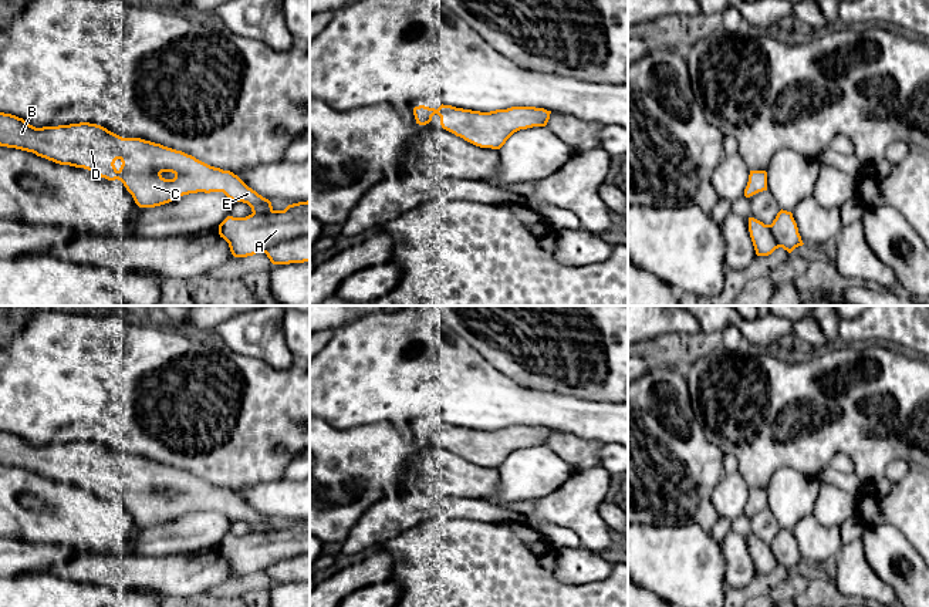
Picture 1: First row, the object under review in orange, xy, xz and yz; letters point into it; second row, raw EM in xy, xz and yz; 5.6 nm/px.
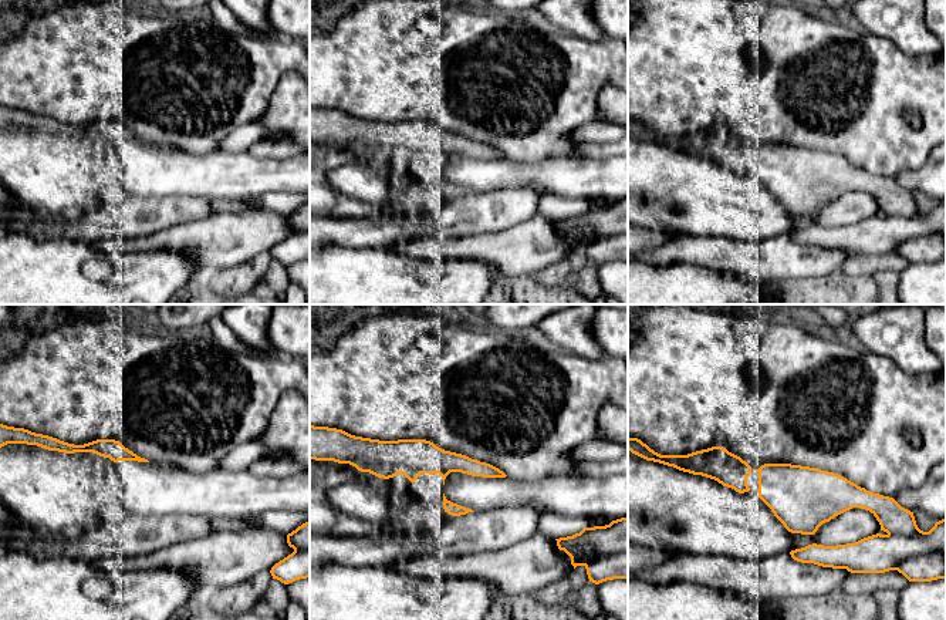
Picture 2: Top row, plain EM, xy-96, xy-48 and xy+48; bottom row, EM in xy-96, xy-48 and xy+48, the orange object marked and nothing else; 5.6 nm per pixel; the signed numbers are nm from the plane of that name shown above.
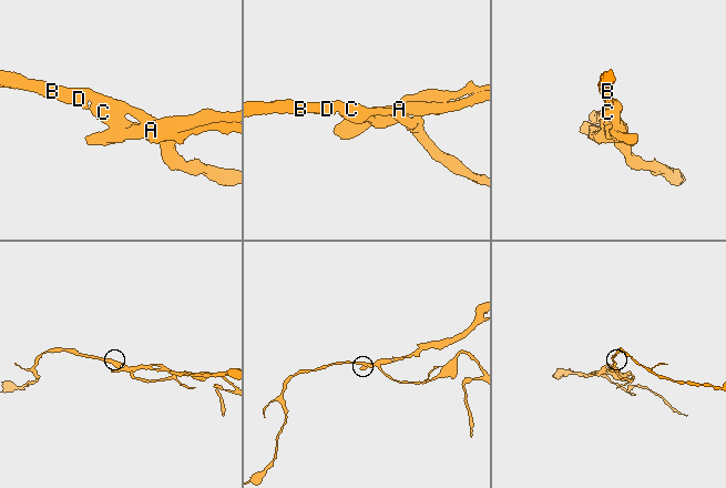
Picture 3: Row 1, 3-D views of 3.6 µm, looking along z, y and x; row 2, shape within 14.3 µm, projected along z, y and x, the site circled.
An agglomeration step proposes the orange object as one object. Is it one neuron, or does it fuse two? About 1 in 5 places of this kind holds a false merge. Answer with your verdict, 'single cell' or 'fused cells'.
single cell

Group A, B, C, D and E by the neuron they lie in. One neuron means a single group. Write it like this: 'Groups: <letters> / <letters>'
Groups: A B C D E

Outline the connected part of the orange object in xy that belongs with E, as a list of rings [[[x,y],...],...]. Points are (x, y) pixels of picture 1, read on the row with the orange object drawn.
[[[0,112],[0,146],[33,152],[37,156],[60,165],[84,168],[108,181],[118,179],[124,183],[139,208],[161,206],[189,193],[223,192],[232,200],[247,203],[253,212],[246,217],[227,216],[219,225],[219,235],[229,243],[230,252],[234,257],[247,257],[263,252],[273,264],[310,262],[310,200],[288,205],[284,210],[274,210],[268,199],[249,188],[233,172],[210,166],[182,151],[141,138],[122,138],[101,125],[89,122],[36,128],[27,124],[23,118],[4,112]]]

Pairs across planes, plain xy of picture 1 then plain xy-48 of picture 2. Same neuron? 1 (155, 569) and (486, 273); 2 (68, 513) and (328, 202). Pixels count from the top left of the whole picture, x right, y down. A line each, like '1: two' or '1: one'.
1: two
2: one

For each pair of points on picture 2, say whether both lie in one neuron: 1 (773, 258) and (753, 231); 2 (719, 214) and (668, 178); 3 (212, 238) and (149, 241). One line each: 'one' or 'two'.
1: two
2: one
3: one

